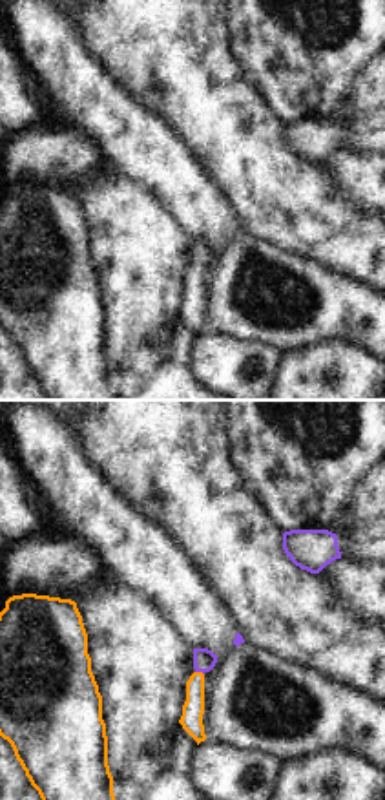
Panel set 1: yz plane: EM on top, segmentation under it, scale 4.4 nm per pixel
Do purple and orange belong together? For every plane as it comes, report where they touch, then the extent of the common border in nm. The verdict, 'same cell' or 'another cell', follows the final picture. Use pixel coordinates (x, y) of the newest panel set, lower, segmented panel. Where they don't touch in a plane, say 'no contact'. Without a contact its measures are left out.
contact (199, 671); length 40 nm

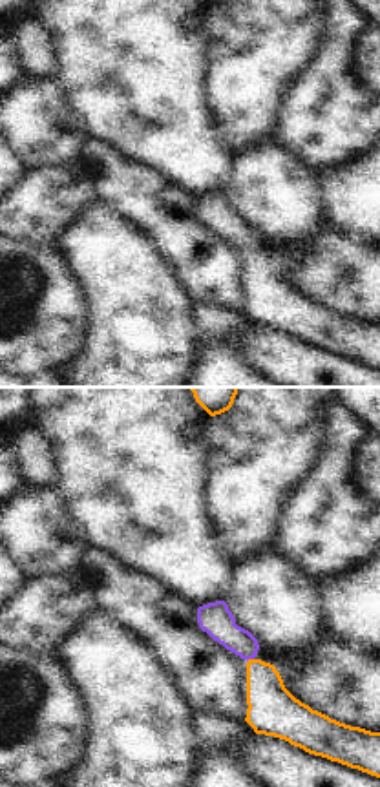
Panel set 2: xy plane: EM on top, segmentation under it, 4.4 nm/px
contact (251, 658); length 30 nm

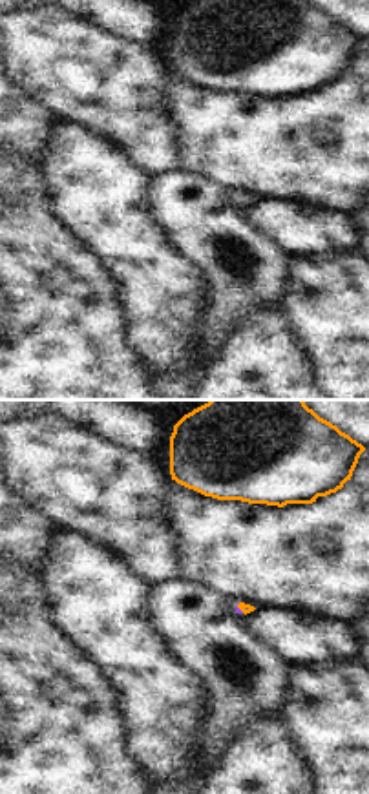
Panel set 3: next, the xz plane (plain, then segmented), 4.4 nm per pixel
contact (238, 608); length 50 nm

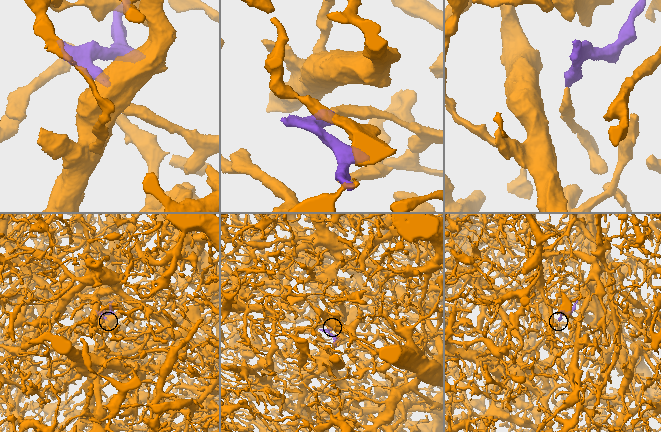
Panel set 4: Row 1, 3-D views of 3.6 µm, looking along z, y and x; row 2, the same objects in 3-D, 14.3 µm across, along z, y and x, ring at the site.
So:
same cell

